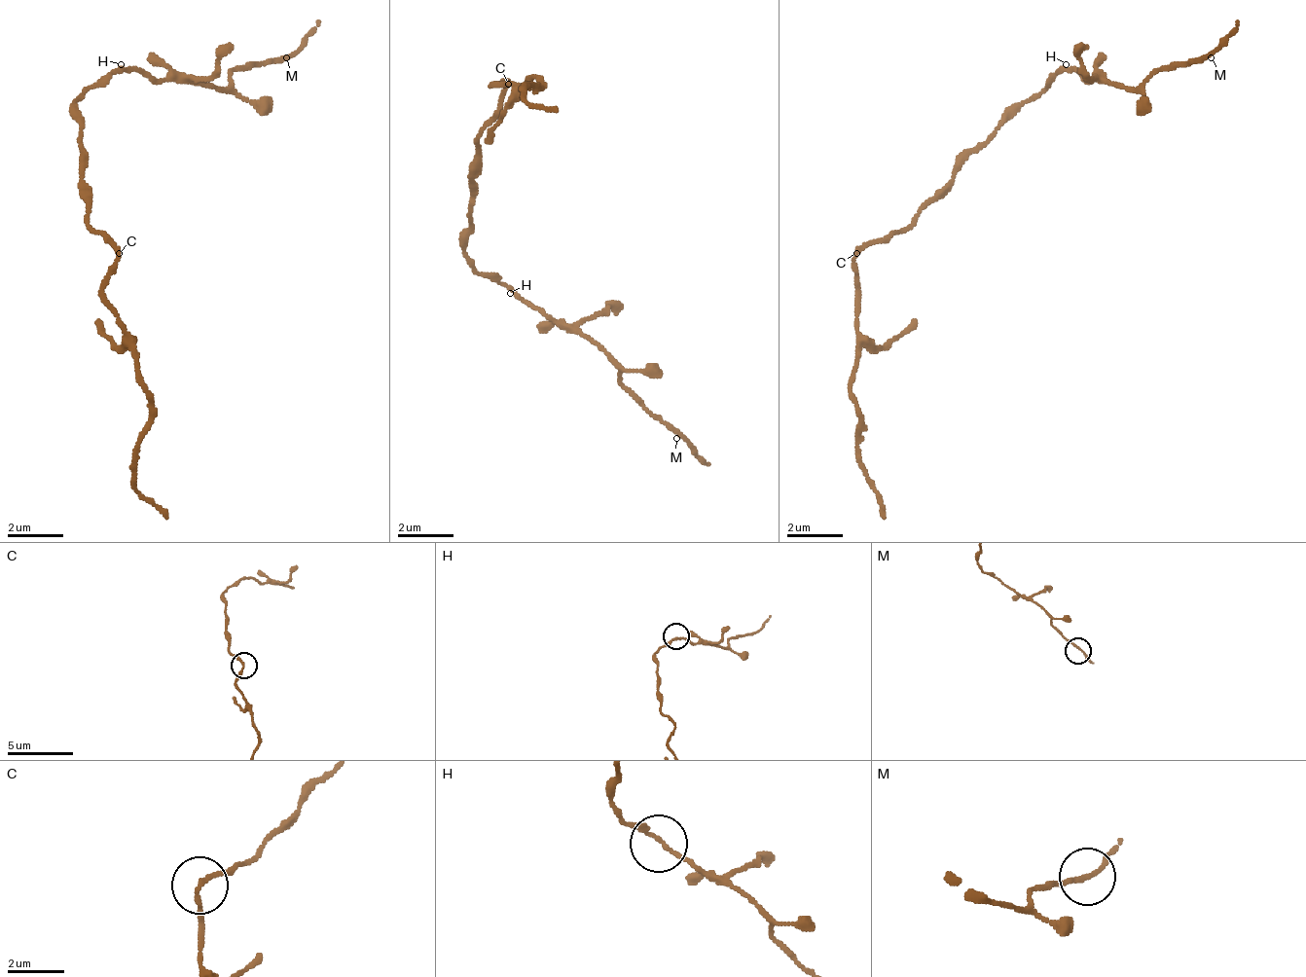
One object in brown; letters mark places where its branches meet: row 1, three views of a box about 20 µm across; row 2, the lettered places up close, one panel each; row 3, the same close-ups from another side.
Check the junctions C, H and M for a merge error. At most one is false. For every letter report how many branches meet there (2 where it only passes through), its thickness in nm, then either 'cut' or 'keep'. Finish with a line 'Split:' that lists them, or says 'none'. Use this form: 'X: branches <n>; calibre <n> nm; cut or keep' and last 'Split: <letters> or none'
C: branches 2; calibre 150 nm; cut
H: branches 2; calibre 150 nm; keep
M: branches 2; calibre 150 nm; keep
Split: C

